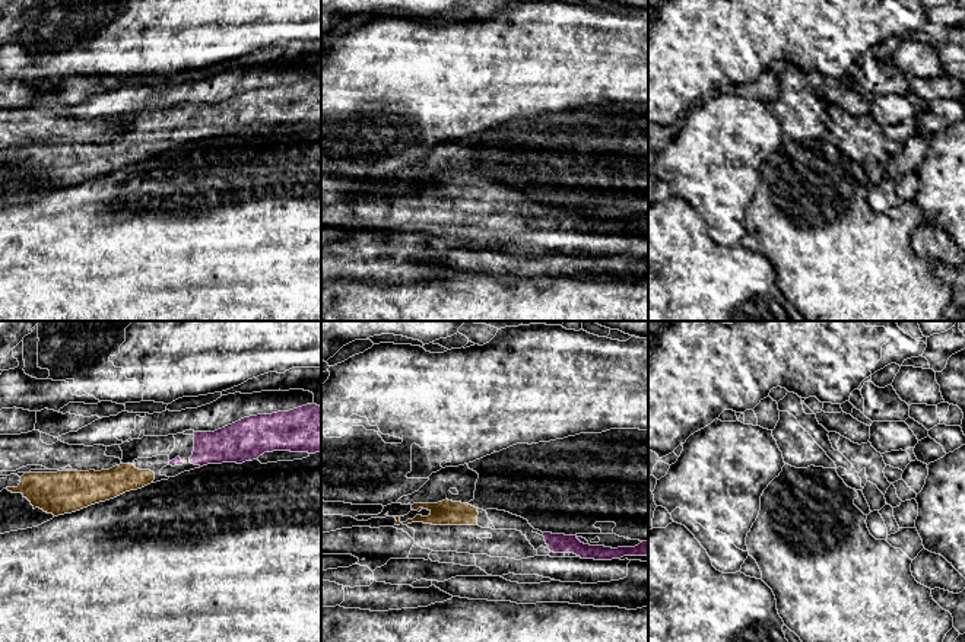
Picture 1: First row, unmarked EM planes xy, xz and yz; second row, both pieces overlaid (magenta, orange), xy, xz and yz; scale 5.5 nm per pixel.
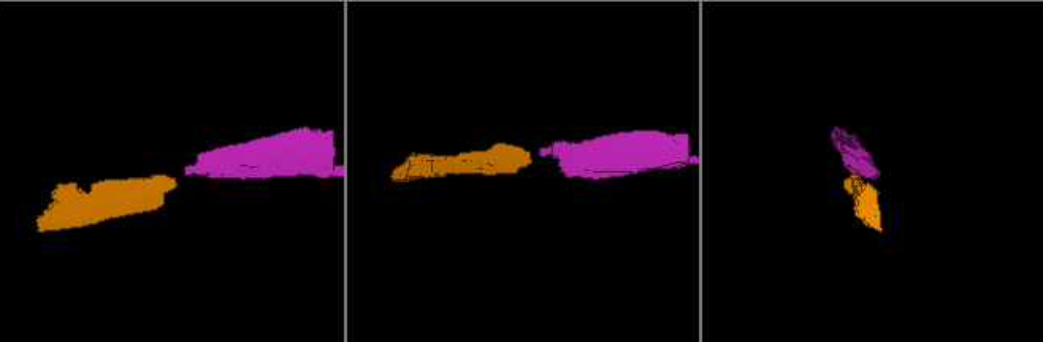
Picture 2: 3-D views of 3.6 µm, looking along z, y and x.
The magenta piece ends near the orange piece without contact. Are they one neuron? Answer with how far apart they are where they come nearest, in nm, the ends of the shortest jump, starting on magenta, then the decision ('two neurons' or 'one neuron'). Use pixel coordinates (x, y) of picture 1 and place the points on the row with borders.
100 nm apart; from magenta across xy (170, 464), (154, 473); one neuron

